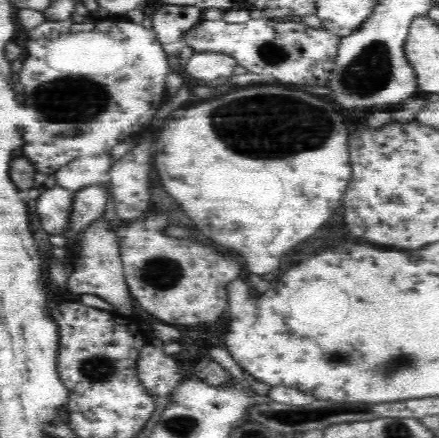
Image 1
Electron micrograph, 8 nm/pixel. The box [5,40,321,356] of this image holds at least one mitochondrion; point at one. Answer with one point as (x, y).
(71, 102)

